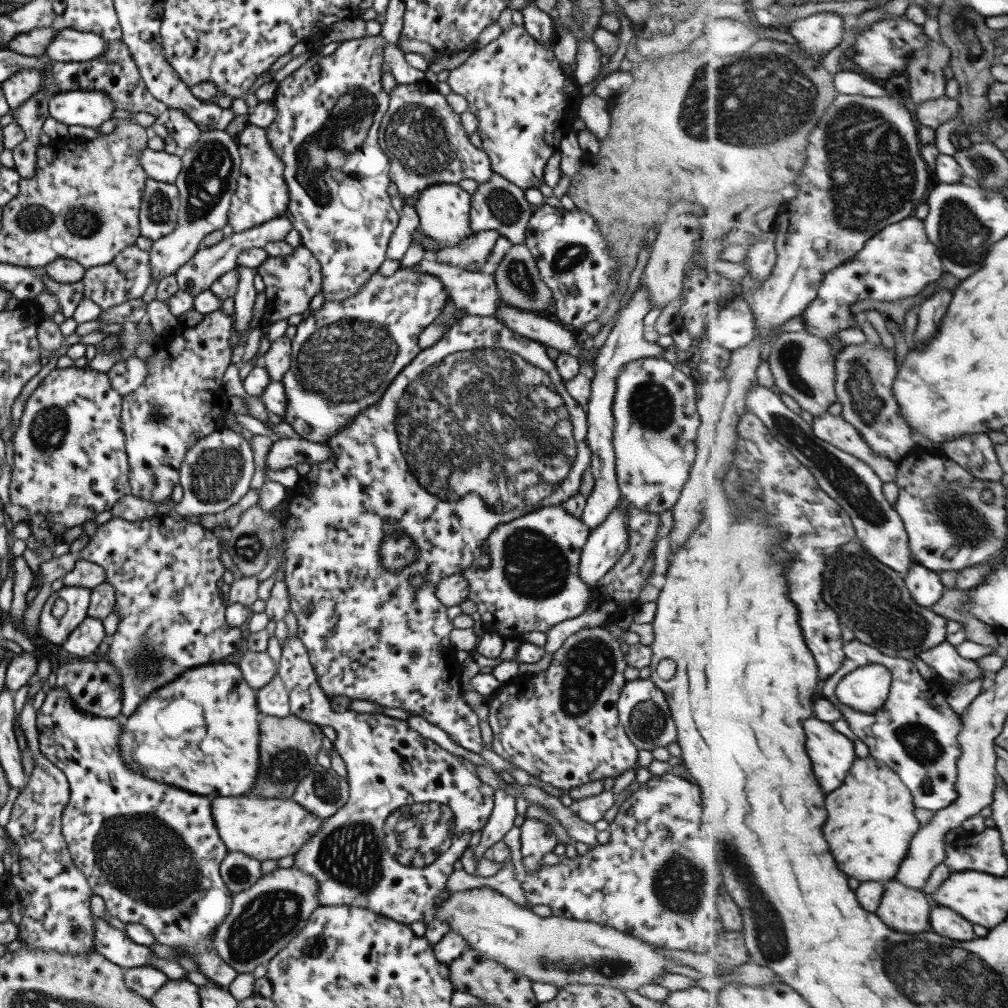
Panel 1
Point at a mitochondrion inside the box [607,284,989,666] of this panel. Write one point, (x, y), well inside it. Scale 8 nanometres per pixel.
(870, 600)

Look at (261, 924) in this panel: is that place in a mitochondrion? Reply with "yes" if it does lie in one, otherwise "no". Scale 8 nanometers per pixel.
yes

